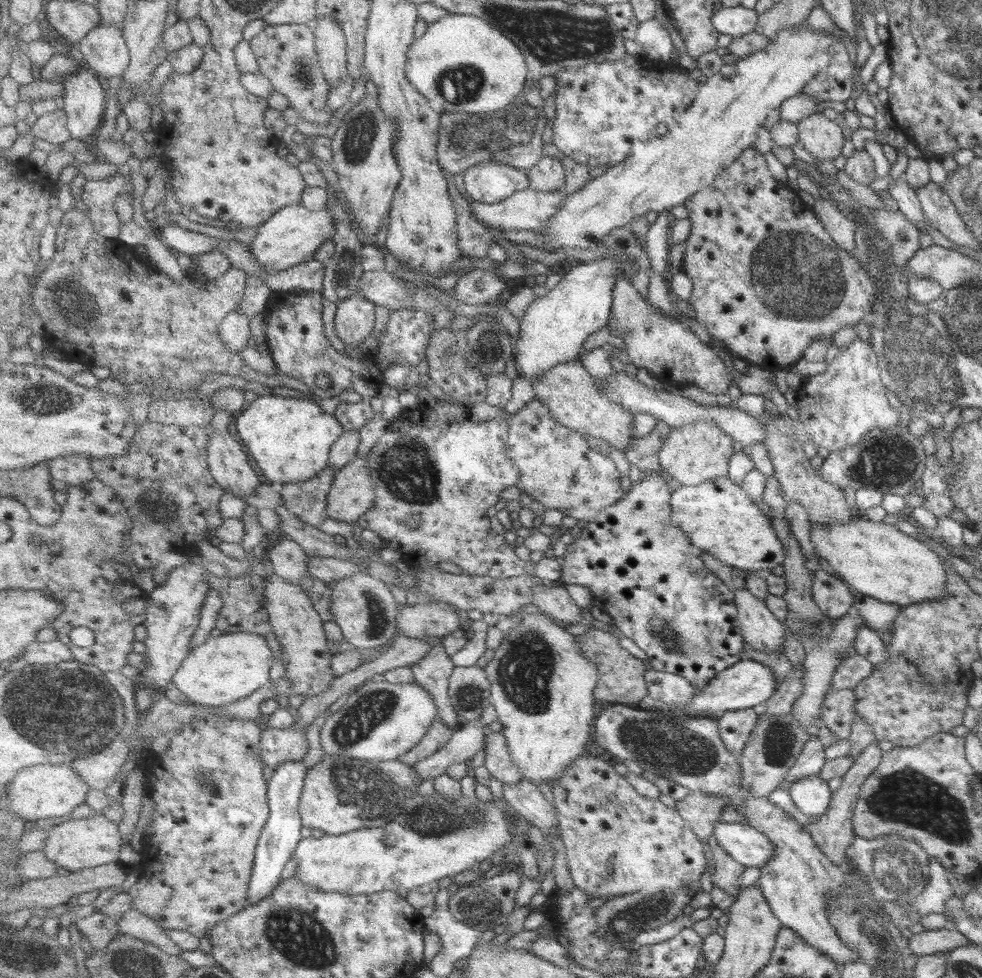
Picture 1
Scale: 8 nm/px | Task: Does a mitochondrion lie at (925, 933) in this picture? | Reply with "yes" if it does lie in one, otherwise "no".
no

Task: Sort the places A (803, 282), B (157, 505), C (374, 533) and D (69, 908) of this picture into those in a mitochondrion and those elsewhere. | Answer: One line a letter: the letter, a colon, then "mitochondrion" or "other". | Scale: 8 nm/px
A: mitochondrion
B: mitochondrion
C: other
D: other

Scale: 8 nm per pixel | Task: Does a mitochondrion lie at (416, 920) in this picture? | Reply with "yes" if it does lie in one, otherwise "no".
no

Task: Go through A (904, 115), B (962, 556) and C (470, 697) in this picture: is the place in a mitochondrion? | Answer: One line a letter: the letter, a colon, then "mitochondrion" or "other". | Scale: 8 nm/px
A: other
B: other
C: mitochondrion

